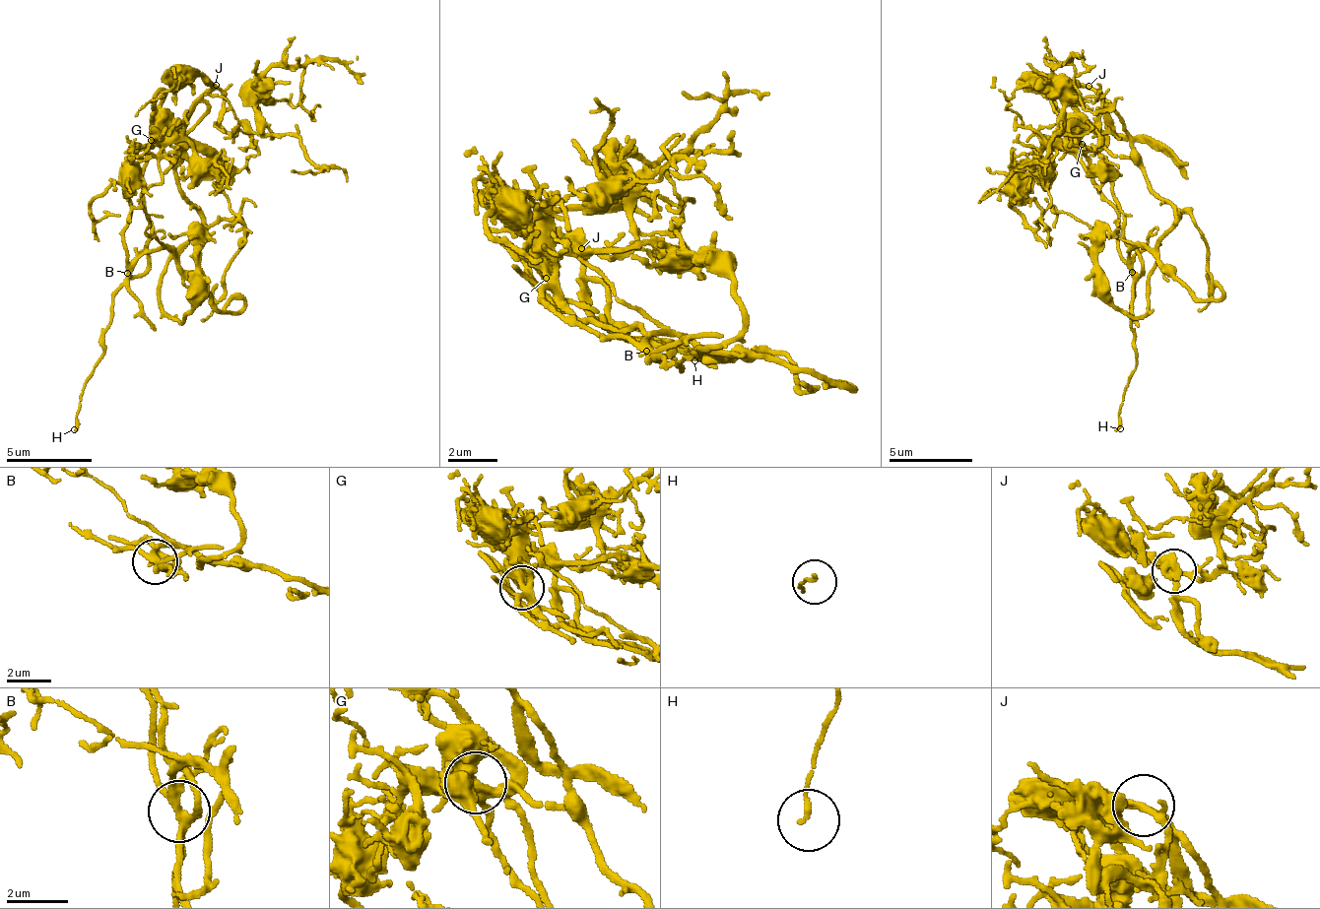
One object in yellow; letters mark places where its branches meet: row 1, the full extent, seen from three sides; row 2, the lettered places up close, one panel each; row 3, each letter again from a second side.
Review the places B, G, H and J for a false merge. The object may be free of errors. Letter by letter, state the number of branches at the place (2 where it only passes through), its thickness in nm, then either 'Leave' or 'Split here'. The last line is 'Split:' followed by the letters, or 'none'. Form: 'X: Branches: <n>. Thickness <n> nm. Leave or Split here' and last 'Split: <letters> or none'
B: Branches: 6. Thickness 260 nm. Leave
G: Branches: 5. Thickness 340 nm. Leave
H: Branches: 1. Thickness 170 nm. Leave
J: Branches: 4. Thickness 240 nm. Leave
Split: none

